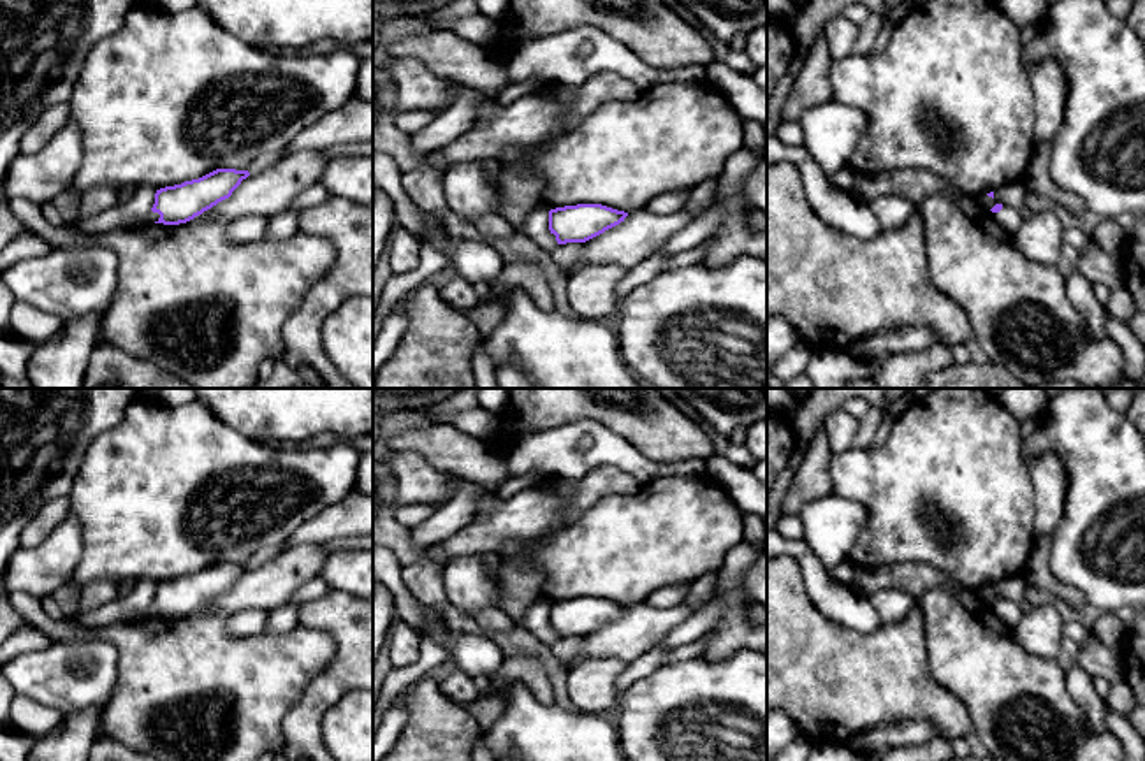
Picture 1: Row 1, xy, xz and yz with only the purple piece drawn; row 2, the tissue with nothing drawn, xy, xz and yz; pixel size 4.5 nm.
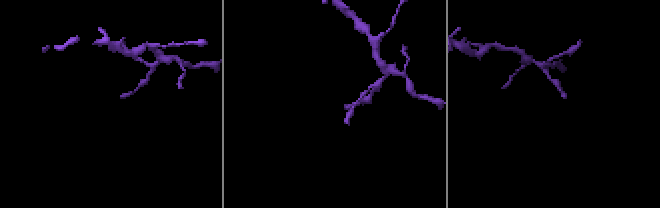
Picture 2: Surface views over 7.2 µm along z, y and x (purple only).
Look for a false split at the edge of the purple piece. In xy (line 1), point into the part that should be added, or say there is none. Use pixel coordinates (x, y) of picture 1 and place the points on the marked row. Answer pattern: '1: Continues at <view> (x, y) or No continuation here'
1: Continues at xy (152, 217)

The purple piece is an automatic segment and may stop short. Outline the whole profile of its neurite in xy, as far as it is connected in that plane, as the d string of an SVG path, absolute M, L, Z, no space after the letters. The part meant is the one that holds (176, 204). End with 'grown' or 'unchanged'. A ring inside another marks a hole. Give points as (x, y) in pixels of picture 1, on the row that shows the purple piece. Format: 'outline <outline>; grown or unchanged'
outline M216 169L199 179L157 190L155 204L146 216L134 218L118 228L142 227L148 223L179 225L193 220L232 192L250 176L248 170Z; grown

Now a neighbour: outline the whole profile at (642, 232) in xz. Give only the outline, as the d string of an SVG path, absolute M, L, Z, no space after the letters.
M682 207L670 214L637 209L616 227L584 243L582 260L575 269L563 269L568 279L586 265L616 264L631 269L665 244L674 234L695 220L695 213Z

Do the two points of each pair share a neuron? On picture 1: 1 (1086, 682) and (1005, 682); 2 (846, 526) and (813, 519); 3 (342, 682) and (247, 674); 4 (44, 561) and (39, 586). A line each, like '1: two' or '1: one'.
1: two
2: one
3: two
4: one

